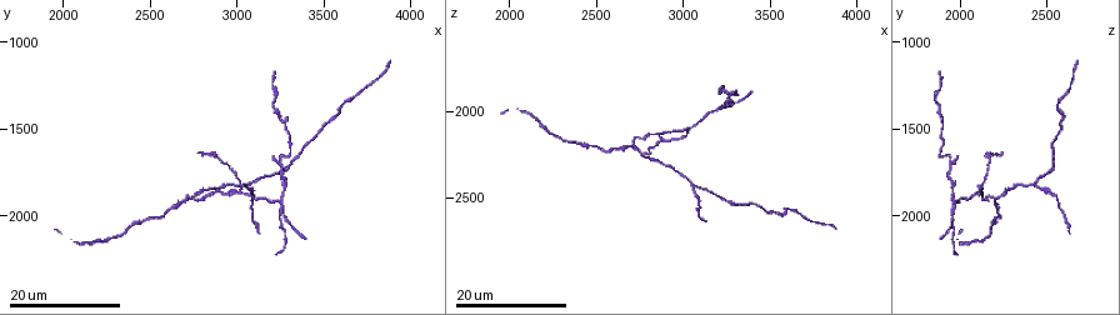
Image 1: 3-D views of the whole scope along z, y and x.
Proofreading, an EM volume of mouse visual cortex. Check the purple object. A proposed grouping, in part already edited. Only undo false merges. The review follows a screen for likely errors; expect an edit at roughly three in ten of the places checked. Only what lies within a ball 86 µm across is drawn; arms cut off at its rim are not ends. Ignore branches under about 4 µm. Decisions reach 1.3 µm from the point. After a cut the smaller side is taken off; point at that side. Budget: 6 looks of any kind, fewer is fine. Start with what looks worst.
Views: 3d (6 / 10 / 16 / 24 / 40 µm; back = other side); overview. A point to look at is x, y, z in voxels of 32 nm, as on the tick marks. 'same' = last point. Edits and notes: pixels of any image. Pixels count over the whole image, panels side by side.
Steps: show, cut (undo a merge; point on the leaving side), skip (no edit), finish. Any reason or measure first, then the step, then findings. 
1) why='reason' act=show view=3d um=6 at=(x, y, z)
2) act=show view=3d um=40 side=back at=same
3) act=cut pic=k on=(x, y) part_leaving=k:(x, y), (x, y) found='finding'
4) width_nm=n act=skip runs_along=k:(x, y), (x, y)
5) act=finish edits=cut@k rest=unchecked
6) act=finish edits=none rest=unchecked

why='two arms in line, one across' act=show view=3d um=16 at=(3260, 1900, 1960)

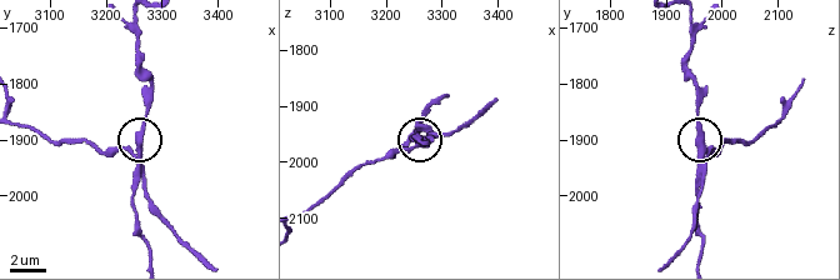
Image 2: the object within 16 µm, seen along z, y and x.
act=show view=3d um=6 at=(3255, 1920, 1960)

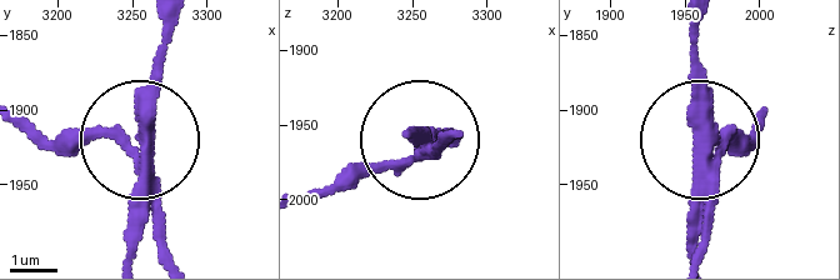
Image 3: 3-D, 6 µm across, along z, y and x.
width_nm=320 act=cut pic=3 on=(146, 100) part_leaving=3:(138, 171), (138, 104), (161, 20) found='two neurons meet here'

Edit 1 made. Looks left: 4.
why='a fork' act=show view=3d um=24 at=(3020, 1860, 2100)

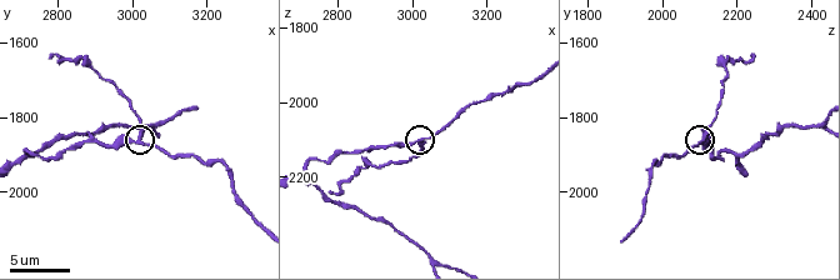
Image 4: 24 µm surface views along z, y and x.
act=show view=3d um=10 at=(3030, 1860, 2110)

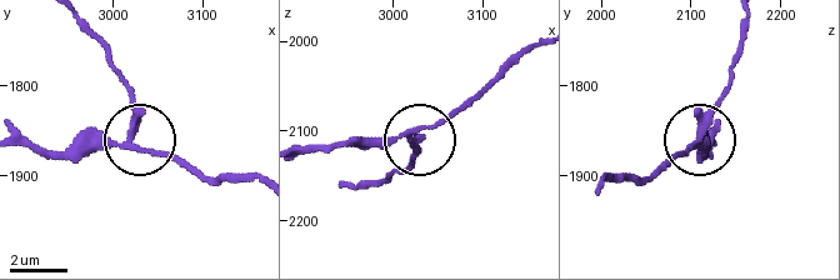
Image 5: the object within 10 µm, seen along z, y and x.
side_arm_um=14 arms=3 act=cut pic=5 on=(130, 105) found='a second neuron is stuck on'

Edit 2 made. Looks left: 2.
act=finish edits=cut@3,cut@5 rest=unchecked

